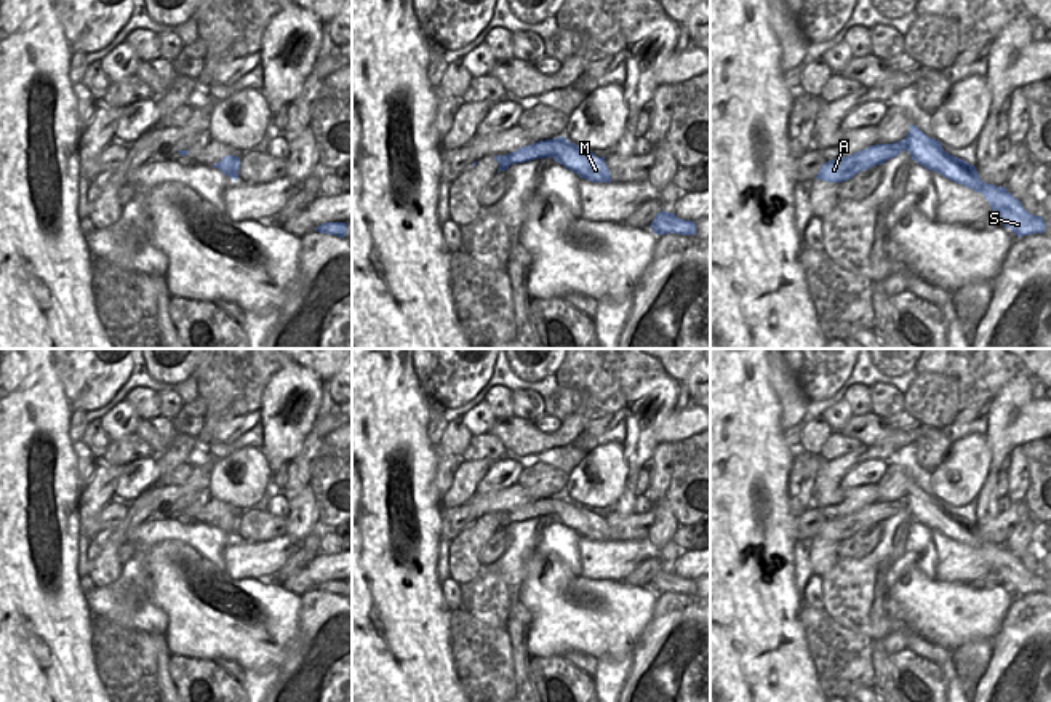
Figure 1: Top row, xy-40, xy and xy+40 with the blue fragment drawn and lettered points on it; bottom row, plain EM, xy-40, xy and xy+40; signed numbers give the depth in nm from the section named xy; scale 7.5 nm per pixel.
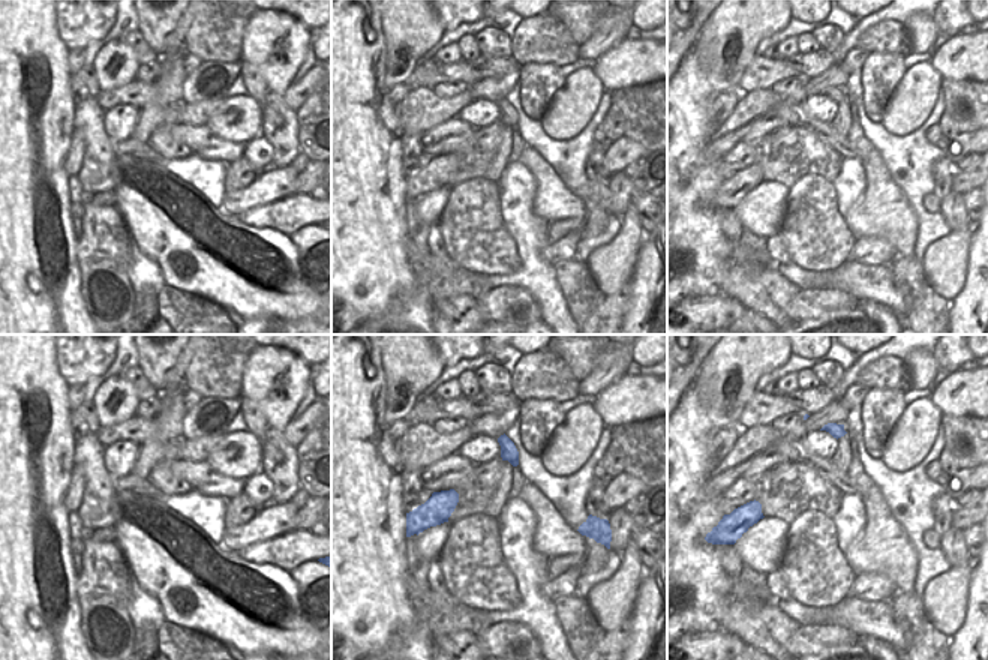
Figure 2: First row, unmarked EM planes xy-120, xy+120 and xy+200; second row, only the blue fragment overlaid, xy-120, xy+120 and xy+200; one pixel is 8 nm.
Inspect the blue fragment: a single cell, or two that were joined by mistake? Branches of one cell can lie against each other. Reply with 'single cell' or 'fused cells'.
fused cells

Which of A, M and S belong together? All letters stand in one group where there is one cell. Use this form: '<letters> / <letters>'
A / M S

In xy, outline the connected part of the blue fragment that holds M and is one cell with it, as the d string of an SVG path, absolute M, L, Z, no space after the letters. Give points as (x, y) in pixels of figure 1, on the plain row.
M565 494L555 496L555 499L555 520L576 531L581 537L584 536L592 540L611 540L605 515L597 515L592 509L569 501Z

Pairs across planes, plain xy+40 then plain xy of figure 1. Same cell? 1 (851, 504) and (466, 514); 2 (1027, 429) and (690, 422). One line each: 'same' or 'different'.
1: different
2: same

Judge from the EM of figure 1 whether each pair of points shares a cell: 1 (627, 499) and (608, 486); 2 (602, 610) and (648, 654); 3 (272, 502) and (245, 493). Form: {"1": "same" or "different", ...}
{"1": "different", "2": "different", "3": "different"}

